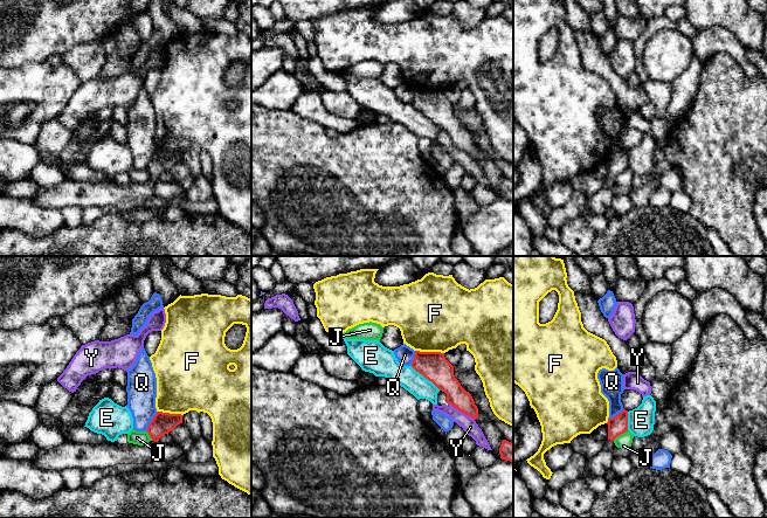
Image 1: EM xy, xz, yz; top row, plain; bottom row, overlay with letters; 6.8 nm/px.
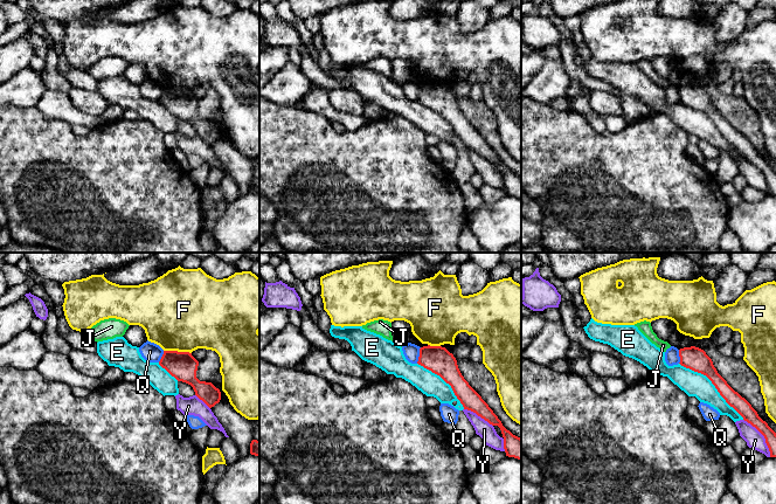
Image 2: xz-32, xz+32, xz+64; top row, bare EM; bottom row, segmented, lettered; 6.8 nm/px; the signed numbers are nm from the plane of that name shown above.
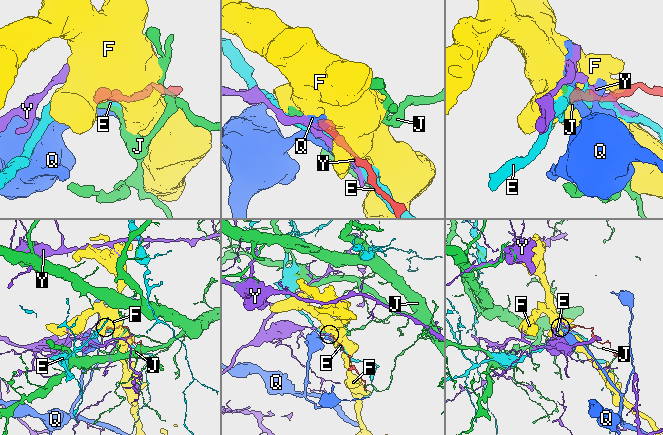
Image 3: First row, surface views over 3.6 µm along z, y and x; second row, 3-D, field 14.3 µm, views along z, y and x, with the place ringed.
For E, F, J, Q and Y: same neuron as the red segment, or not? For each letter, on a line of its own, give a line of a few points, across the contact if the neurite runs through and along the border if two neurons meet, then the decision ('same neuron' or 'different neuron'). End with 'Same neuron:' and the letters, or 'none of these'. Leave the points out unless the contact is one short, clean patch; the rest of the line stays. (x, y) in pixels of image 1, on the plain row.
E: different neuron
F: different neuron
J: line yz (628, 168), (613, 178); different neuron
Q: line xy (157, 150), (145, 168); different neuron
Y: different neuron
Same neuron: none of these

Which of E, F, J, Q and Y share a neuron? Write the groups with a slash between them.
E / F / J / Q / Y

